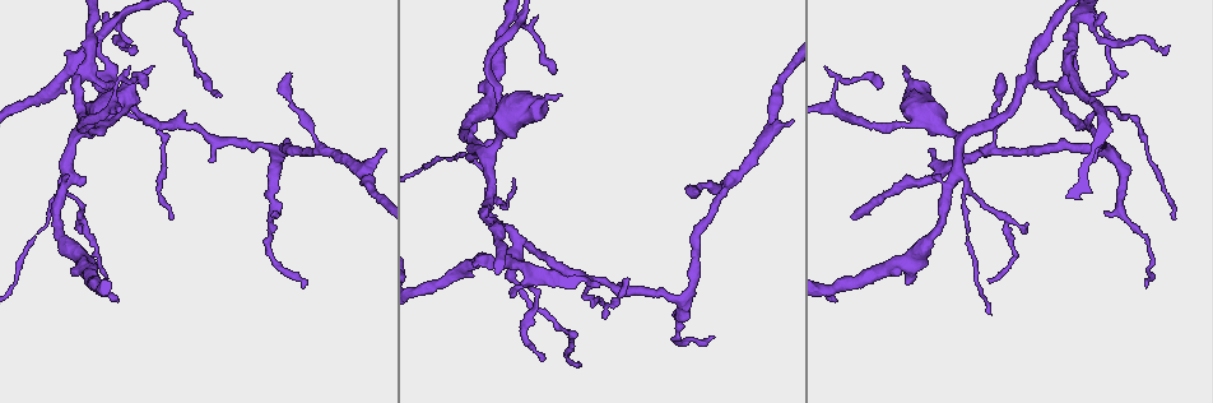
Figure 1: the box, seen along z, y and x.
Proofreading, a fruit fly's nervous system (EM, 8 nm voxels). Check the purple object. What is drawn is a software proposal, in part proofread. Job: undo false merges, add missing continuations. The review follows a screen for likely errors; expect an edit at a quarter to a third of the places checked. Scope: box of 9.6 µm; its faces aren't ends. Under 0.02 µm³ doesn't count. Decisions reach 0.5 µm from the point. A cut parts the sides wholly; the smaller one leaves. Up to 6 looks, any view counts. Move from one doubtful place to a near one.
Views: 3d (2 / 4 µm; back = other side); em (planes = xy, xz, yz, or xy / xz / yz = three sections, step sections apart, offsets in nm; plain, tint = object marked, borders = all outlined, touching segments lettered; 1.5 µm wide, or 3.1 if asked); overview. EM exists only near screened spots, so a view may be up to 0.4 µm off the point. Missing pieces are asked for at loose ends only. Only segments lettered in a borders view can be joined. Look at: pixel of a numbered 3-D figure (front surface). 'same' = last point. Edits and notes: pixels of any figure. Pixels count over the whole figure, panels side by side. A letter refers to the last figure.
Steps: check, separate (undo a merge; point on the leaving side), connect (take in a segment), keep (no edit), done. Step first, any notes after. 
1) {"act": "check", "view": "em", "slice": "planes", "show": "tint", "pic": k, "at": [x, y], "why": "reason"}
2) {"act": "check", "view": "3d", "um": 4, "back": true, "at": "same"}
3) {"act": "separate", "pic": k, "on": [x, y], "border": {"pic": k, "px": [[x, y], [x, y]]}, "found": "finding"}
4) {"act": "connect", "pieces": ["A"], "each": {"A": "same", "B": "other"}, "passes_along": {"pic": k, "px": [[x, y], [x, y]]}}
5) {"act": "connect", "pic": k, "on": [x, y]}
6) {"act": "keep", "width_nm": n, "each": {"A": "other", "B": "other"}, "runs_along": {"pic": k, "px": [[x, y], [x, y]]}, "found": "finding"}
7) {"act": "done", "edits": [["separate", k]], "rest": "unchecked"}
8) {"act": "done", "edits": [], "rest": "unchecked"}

{"act": "check", "view": "em", "slice": "planes", "show": "tint", "pic": 1, "at": [1024, 231], "why": "an open end"}

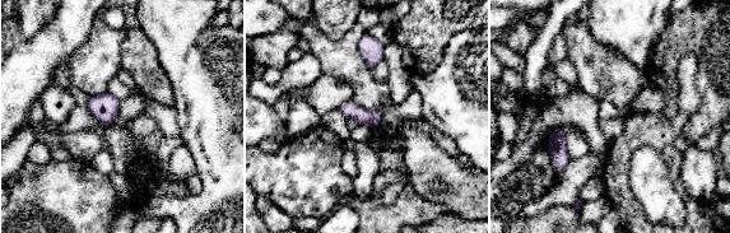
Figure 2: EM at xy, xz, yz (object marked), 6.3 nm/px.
{"act": "check", "view": "em", "slice": "planes", "show": "borders", "at": "same", "why": "what lies round it"}

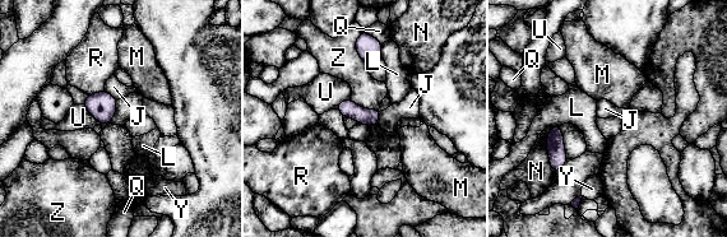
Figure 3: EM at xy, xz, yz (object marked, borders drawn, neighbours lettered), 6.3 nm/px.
{"act": "keep", "longest_contact_nm": ["N", 300], "each": {"J": "other", "L": "other", "M": "other", "N": "other", "Q": "other", "R": "other", "U": "other", "Y": "other", "Z": "other"}, "border": {"pic": 3, "px": [[362, 31], [356, 51], [367, 66]]}, "found": "no lettered segment goes on from it"}

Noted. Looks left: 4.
{"act": "check", "view": "em", "slice": "planes", "show": "plain", "pic": 1, "at": [516, 241], "why": "looks like a crossing"}

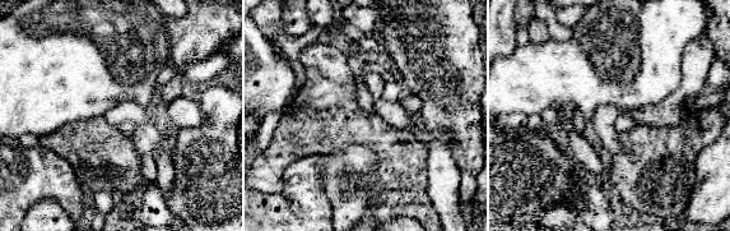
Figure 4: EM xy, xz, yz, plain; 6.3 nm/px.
{"act": "check", "view": "em", "slice": "planes", "show": "tint", "at": "same", "why": "with the object marked"}

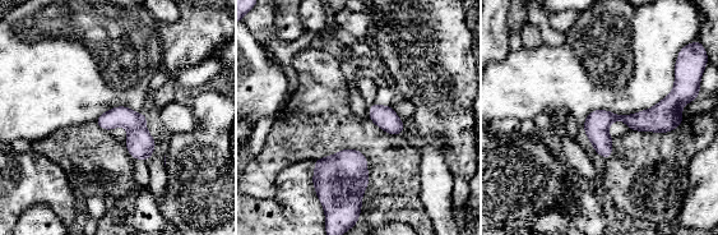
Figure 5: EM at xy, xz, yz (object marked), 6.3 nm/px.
{"act": "check", "view": "em", "slice": "planes", "show": "borders", "at": "same", "why": "see the neighbours"}

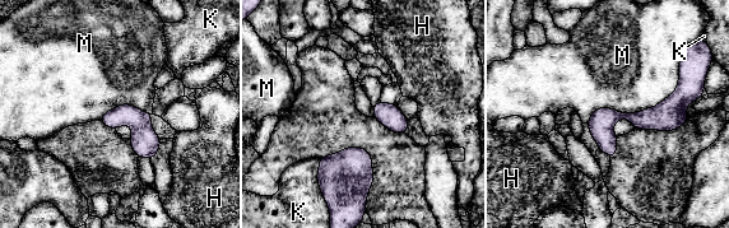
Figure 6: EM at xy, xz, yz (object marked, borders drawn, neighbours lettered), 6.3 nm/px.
{"act": "keep", "each": {"H": "other", "K": "other", "M": "other"}, "runs_along": {"pic": 6, "px": [[682, 107], [591, 126]]}, "found": "continuous, no second neuron"}

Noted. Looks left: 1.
{"act": "done", "edits": [], "rest": "unchecked"}

